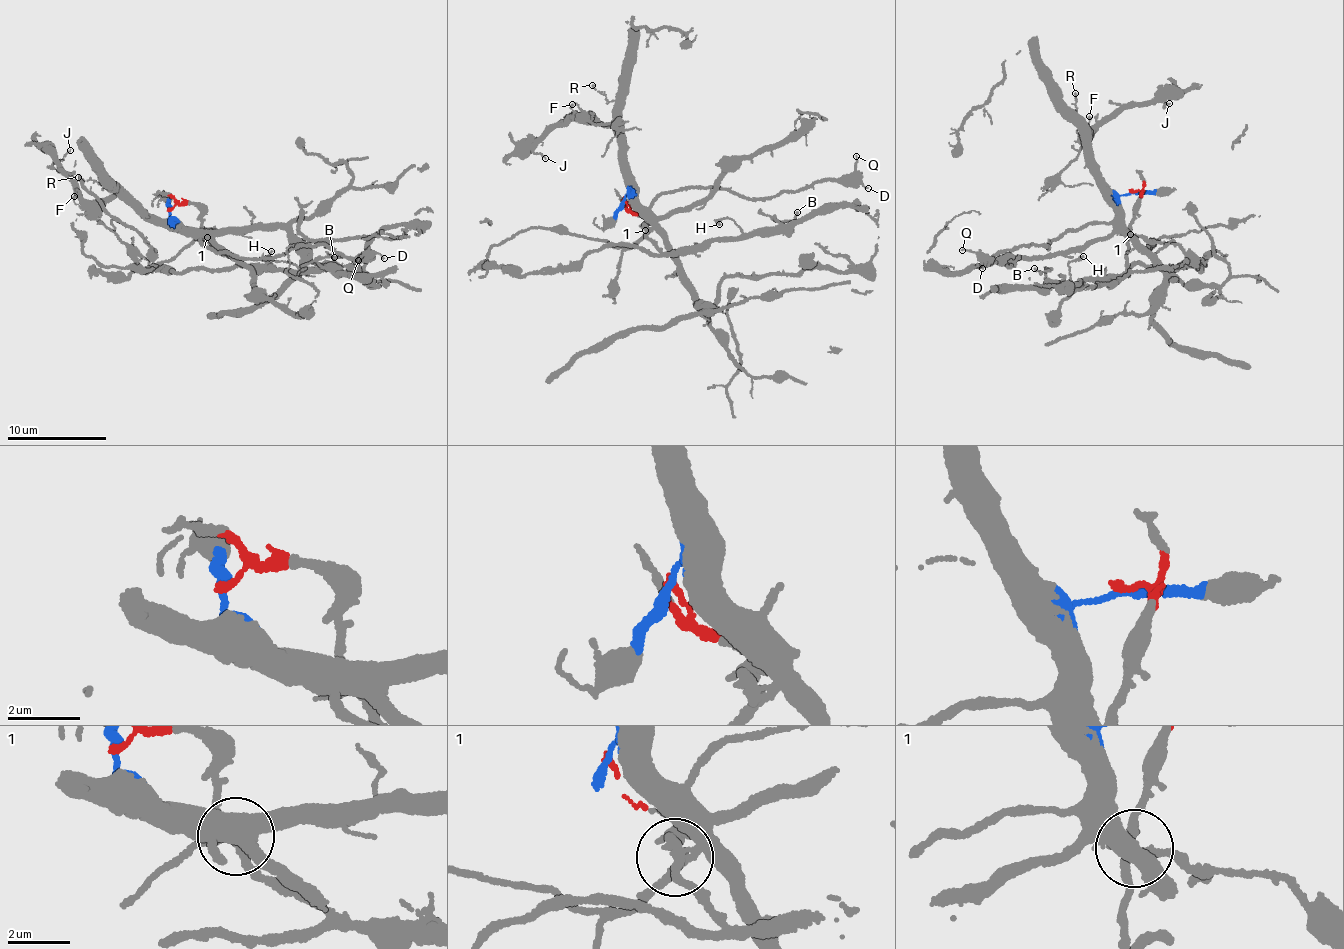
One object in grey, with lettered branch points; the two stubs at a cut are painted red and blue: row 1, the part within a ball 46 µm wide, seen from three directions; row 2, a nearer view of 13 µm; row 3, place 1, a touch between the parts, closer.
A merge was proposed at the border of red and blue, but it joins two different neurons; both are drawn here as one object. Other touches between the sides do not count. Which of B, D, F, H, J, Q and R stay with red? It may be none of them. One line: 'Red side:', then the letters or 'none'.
Red side: B, H

